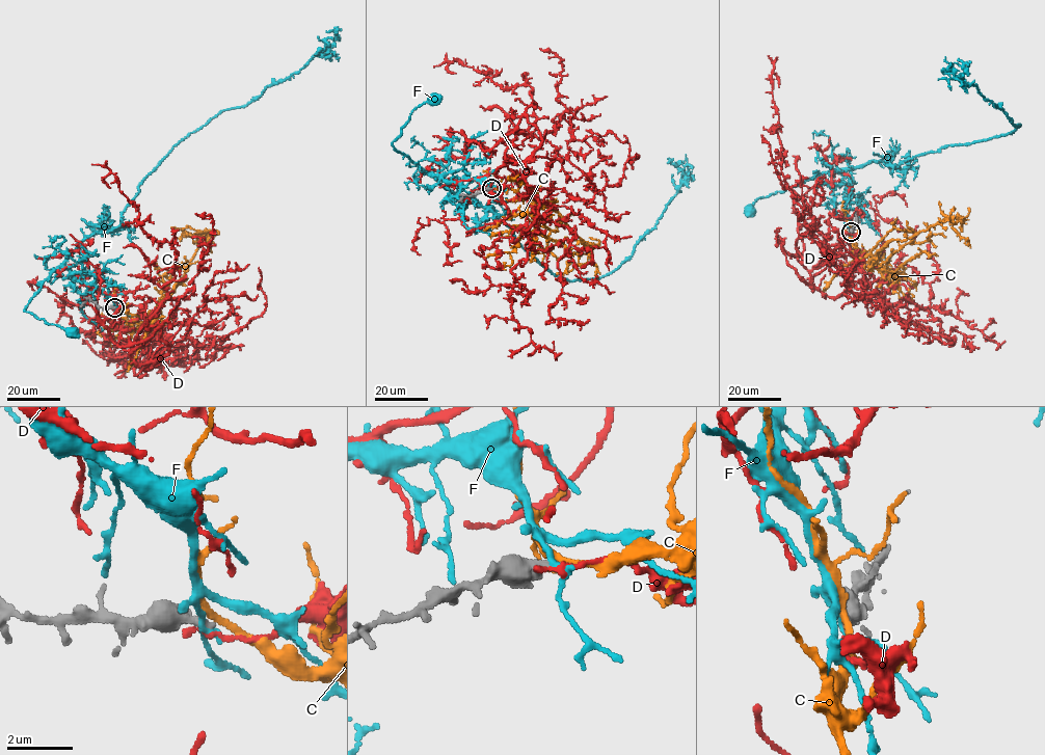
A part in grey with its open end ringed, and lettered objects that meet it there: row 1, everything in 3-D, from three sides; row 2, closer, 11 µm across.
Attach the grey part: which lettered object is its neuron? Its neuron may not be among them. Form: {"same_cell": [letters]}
{"same_cell": []}

